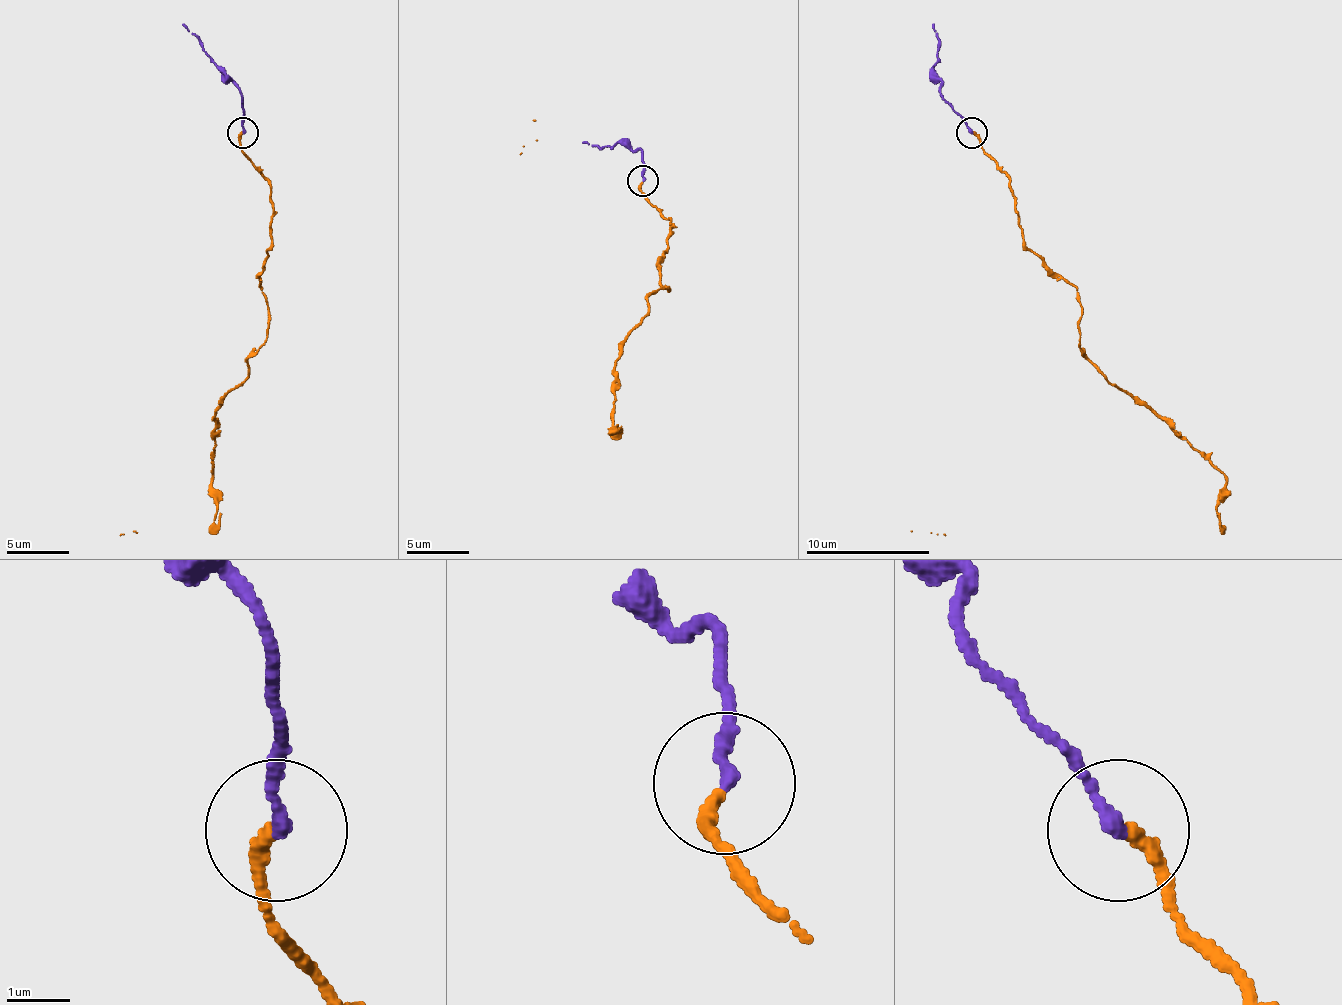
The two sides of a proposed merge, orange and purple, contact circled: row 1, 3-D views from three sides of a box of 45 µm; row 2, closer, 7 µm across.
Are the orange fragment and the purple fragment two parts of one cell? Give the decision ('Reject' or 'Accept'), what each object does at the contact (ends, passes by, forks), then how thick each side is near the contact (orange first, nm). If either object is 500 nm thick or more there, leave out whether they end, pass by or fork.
Accept. At the ring orange ends. At the ring purple ends. Thickness 220 nm (orange) against 200 nm

